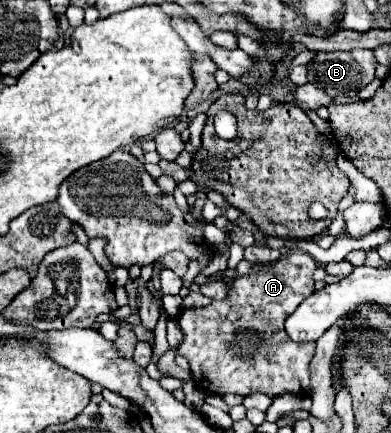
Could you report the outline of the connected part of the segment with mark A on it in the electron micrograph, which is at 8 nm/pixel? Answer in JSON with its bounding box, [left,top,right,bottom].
[178,250,316,398]

